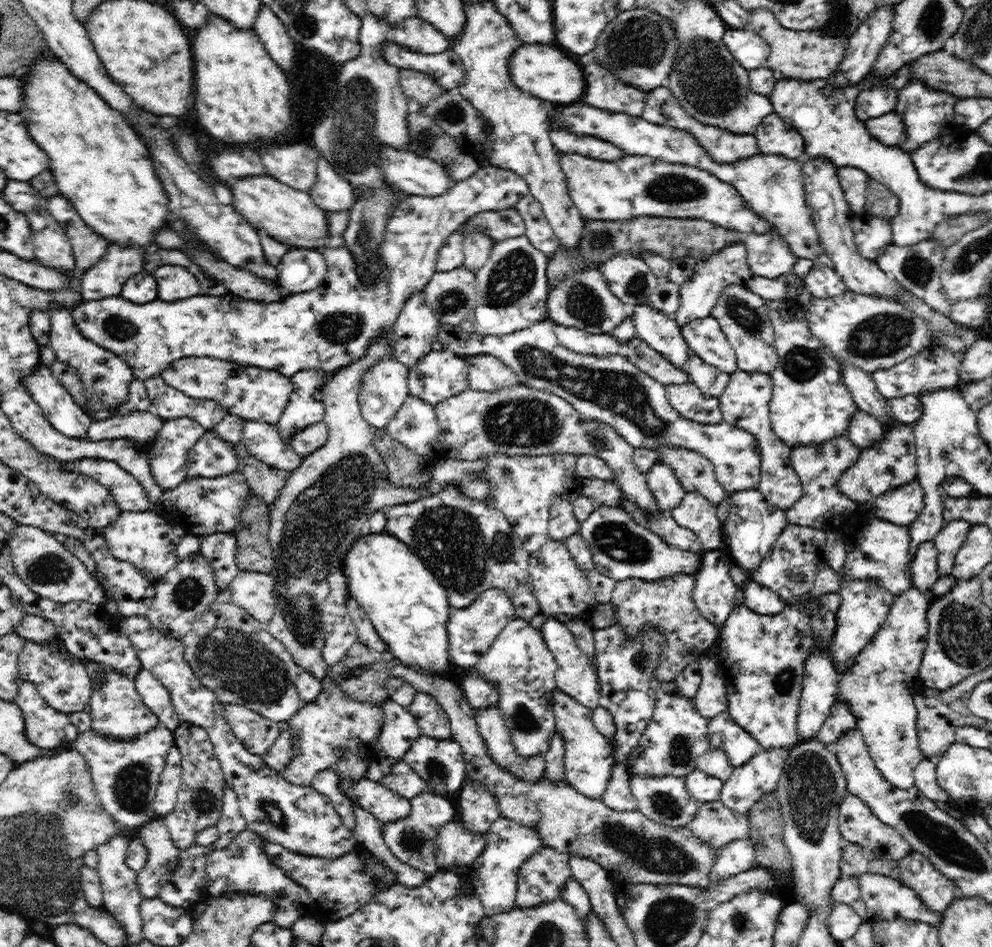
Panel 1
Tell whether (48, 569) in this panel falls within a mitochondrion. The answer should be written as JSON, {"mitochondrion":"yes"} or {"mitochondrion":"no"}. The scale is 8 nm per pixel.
{"mitochondrion":"yes"}

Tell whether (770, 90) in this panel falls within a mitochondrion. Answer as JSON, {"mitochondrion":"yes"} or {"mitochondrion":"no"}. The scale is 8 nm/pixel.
{"mitochondrion":"no"}

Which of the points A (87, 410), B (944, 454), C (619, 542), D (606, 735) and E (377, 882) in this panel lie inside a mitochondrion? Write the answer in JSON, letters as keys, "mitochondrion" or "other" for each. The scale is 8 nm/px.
{"A":"other","B":"mitochondrion","C":"mitochondrion","D":"other","E":"other"}

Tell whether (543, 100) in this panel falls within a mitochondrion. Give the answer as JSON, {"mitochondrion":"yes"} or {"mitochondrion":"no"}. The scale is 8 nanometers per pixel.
{"mitochondrion":"no"}

